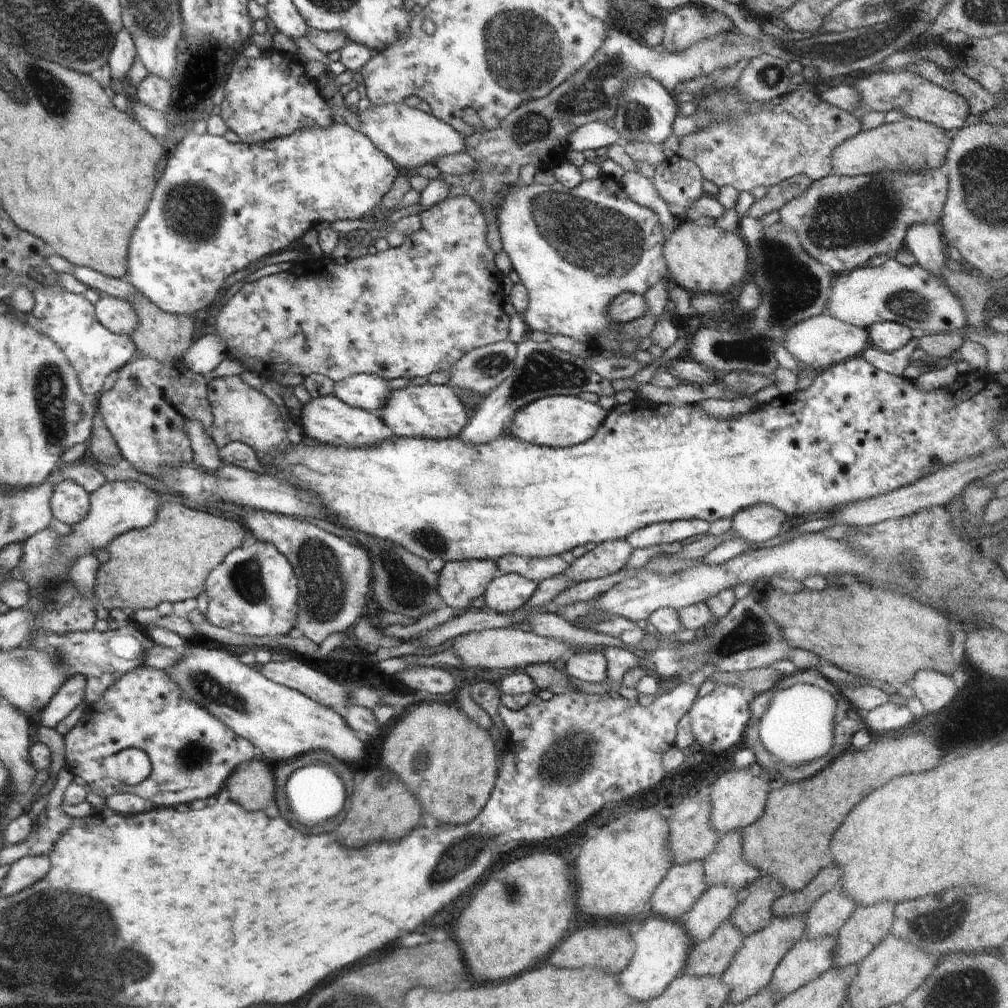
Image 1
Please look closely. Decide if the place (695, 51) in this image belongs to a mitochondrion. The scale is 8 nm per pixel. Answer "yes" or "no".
yes

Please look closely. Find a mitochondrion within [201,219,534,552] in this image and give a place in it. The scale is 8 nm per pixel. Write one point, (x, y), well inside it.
(490, 365)

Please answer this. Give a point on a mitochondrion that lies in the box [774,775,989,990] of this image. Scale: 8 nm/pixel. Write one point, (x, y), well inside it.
(934, 927)

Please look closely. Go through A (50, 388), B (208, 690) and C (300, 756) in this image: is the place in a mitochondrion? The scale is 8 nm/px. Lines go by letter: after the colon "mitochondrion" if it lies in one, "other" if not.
A: mitochondrion
B: mitochondrion
C: other

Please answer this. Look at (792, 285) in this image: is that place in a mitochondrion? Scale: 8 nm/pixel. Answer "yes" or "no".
yes

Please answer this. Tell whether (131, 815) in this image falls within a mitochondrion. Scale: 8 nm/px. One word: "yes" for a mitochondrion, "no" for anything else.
no

